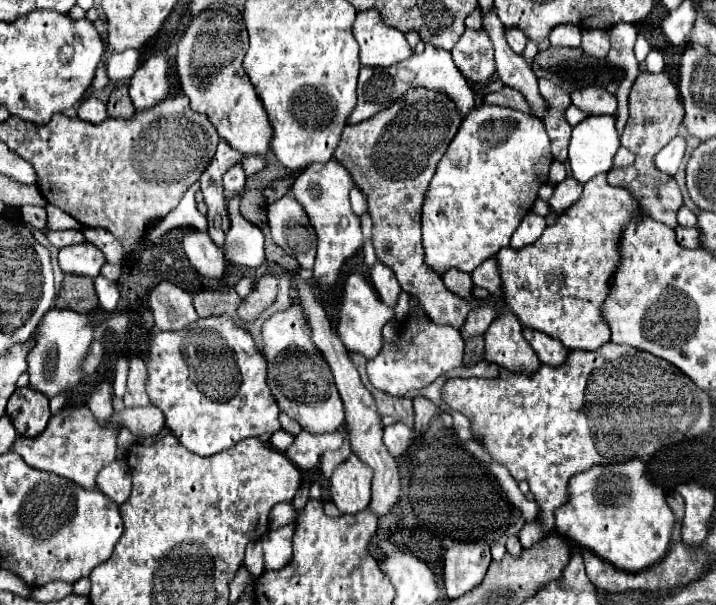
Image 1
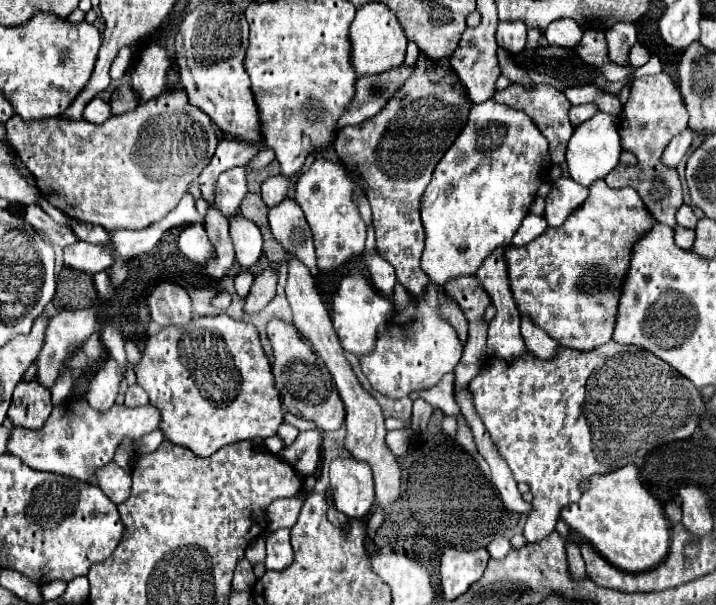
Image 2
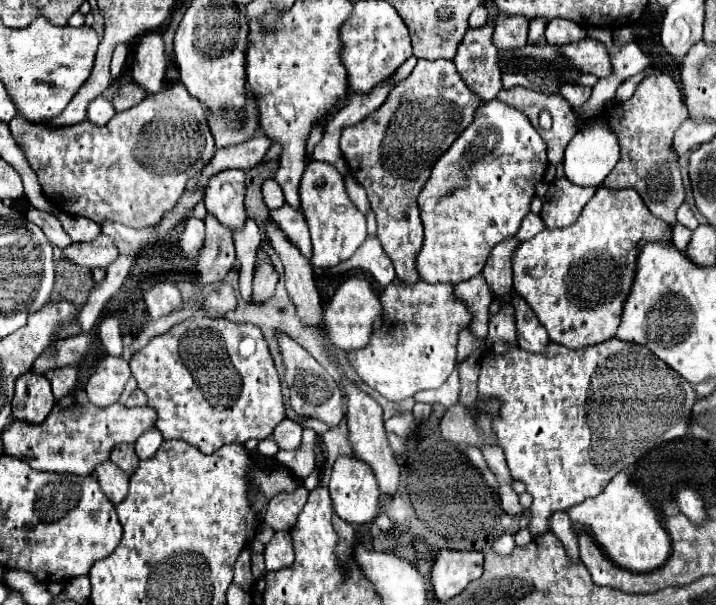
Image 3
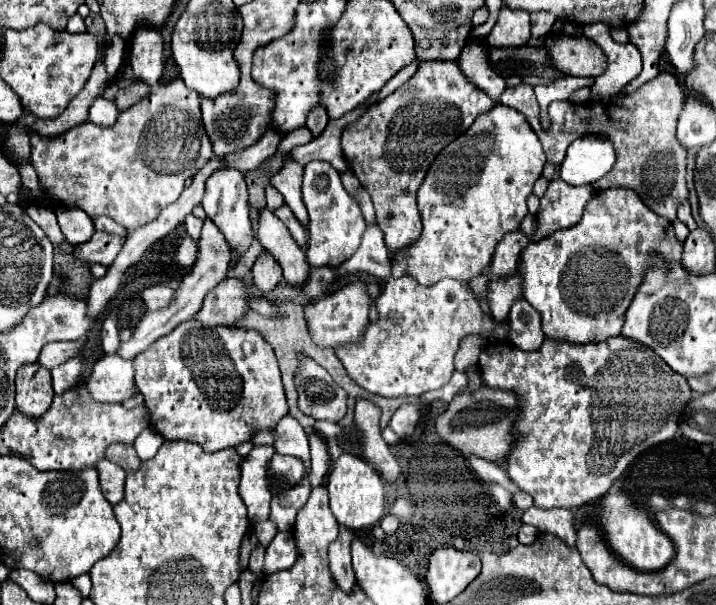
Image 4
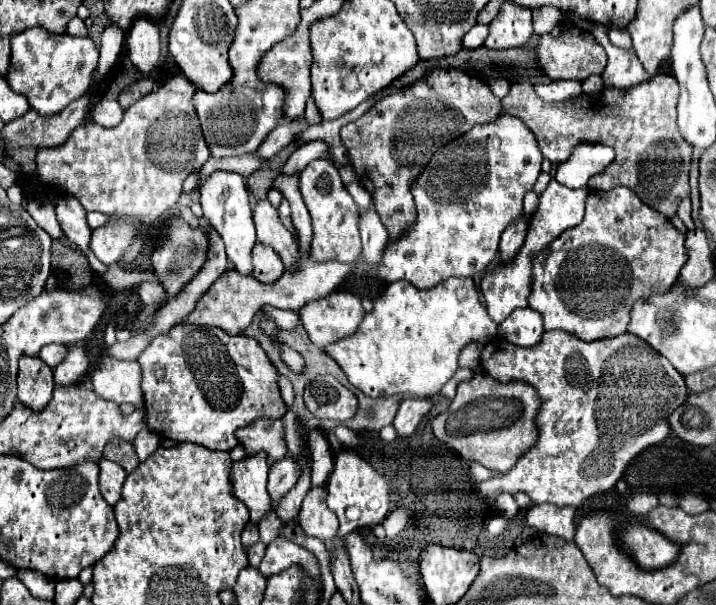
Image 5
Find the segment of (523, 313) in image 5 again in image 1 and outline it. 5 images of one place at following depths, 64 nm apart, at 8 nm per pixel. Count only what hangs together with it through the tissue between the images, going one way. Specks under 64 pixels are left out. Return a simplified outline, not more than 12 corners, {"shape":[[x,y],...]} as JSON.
{"shape":[[524,328],[542,364],[558,368],[568,350],[548,334]]}

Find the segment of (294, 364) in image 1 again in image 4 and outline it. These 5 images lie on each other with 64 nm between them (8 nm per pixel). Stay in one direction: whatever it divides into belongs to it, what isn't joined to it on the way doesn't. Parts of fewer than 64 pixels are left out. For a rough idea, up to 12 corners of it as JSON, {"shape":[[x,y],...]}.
{"shape":[[298,354],[298,410],[328,422],[346,414],[346,392]]}

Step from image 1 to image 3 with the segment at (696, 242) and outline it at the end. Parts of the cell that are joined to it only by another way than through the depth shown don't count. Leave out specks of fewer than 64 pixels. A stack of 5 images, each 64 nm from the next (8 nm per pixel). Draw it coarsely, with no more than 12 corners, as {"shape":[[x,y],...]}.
{"shape":[[682,224],[672,228],[672,242],[678,250],[686,250],[692,230]]}

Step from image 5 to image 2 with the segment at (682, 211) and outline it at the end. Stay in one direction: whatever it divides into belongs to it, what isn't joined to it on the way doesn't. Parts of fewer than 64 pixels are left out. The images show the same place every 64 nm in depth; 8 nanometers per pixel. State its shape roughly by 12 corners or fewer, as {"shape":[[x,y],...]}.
{"shape":[[686,204],[678,210],[680,226],[696,228],[696,214]]}

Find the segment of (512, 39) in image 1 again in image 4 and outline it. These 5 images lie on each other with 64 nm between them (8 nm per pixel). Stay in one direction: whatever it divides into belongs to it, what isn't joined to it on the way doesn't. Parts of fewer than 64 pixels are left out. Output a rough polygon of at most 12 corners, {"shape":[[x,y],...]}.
{"shape":[[502,8],[488,36],[492,48],[530,40],[530,14]]}

